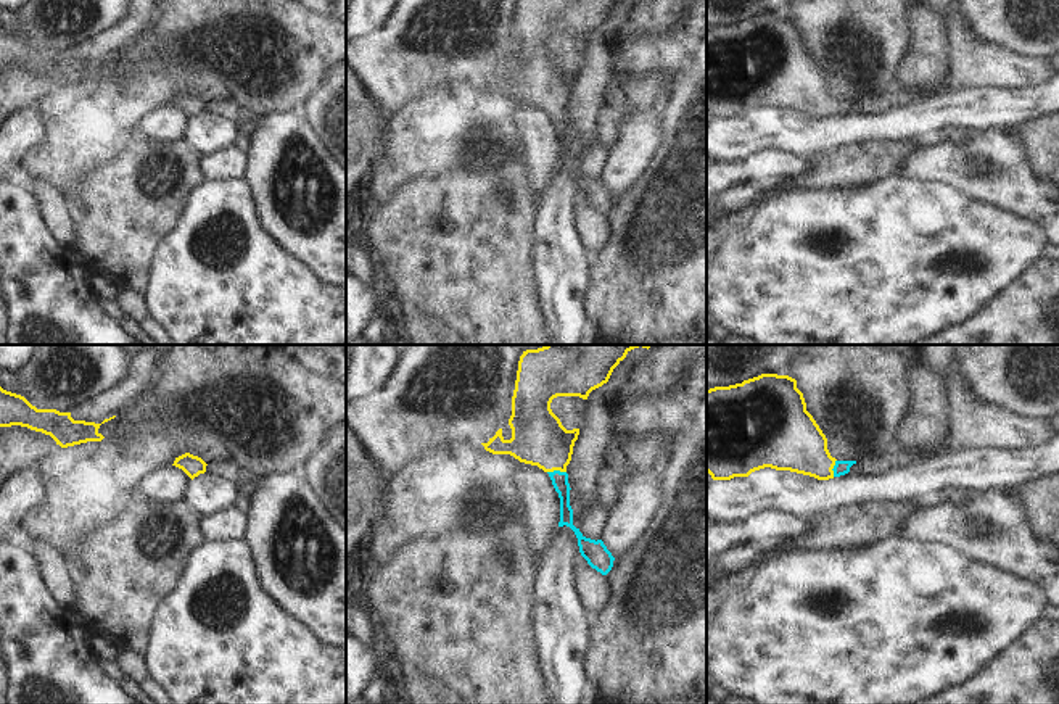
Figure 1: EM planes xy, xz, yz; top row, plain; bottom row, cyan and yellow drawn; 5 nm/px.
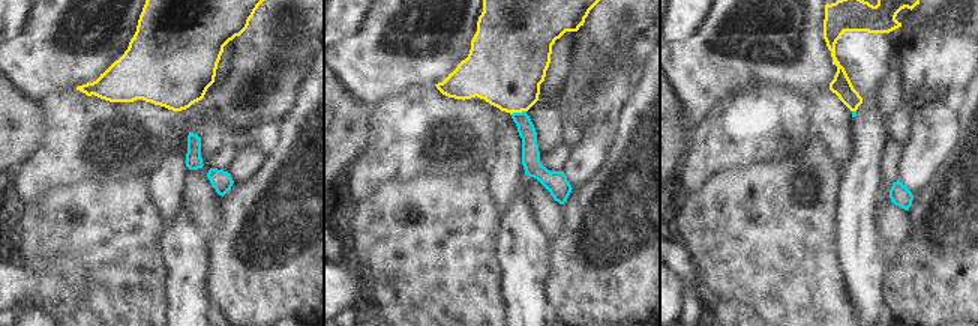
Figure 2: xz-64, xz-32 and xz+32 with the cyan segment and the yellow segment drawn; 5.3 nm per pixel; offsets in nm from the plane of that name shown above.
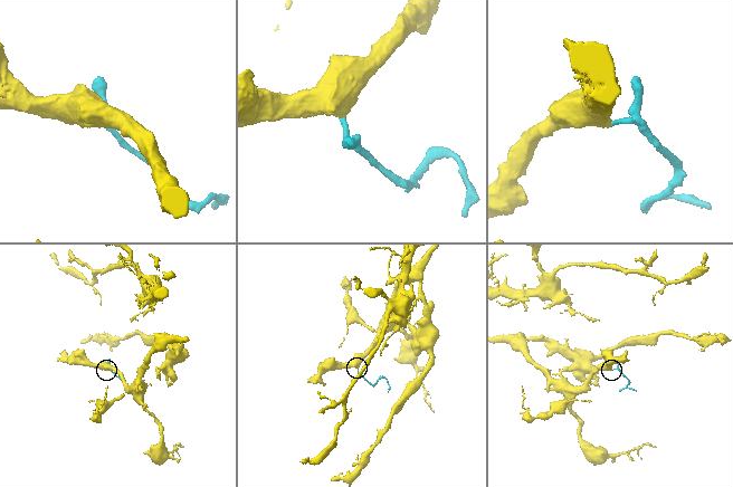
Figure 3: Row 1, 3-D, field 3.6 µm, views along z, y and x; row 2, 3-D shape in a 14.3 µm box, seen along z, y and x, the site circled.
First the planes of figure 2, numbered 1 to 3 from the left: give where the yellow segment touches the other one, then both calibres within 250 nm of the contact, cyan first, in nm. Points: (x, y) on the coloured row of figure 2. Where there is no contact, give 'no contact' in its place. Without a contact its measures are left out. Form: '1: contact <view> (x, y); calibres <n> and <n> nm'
1: no contact
2: contact xz-32 (518, 113); calibres 100 and 400 nm
3: contact xz+32 (854, 111); calibres 30 and 110 nm

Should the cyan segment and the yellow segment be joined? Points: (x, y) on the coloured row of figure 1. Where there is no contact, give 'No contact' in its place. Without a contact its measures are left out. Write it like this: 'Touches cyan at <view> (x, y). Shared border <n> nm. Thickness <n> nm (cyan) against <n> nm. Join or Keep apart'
Touches cyan at xz (556, 471). Shared border 100 nm. Thickness 80 nm (cyan) against 280 nm. Join.

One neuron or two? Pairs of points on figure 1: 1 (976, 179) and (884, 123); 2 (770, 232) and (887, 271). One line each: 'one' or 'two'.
1: two
2: one

